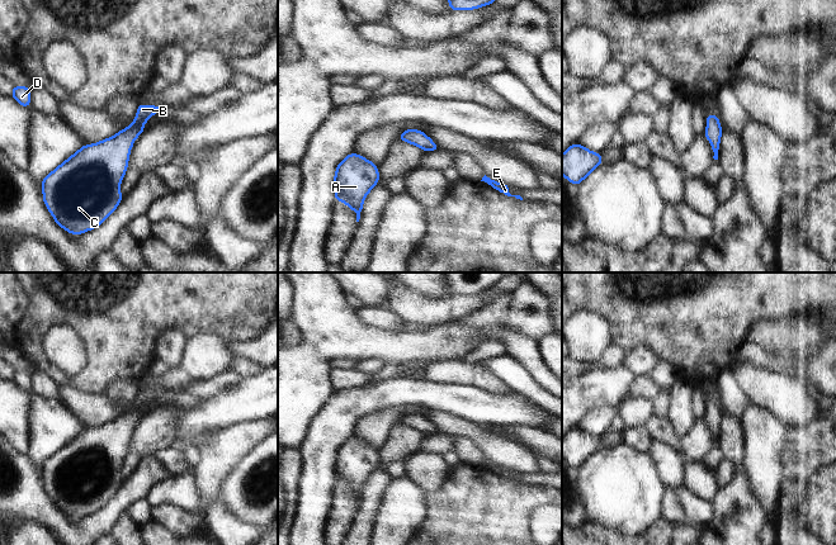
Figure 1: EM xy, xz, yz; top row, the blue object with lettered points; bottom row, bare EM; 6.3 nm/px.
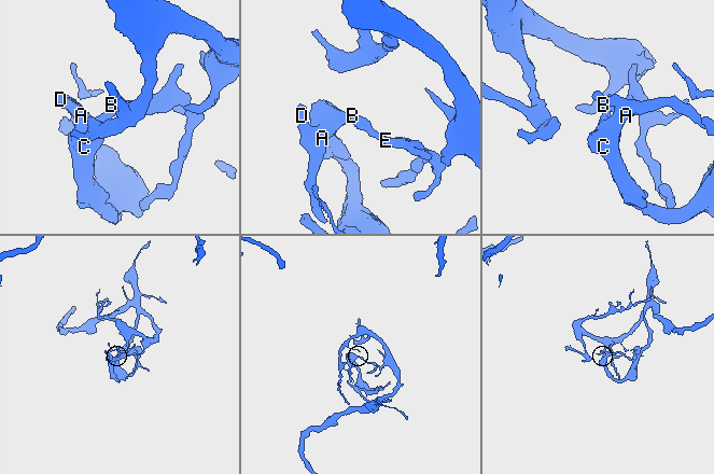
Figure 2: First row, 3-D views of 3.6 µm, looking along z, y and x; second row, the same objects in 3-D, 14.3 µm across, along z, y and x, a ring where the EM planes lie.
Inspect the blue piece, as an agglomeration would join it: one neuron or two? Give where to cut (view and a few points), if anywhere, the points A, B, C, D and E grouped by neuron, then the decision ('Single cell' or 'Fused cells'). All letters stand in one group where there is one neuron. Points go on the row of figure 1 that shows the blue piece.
No split. Groups: A B C D E. Single cell.

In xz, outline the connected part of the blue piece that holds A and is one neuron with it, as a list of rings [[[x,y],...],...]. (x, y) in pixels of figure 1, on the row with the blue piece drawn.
[[[356,153],[348,155],[335,171],[335,202],[341,200],[356,213],[360,219],[363,200],[377,185],[379,174],[377,165]]]

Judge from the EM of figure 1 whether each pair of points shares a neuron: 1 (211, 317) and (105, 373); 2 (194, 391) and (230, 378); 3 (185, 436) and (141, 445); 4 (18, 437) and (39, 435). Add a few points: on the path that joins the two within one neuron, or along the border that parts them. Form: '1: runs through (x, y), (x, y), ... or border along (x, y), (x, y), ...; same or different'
1: runs through (184, 317), (161, 317), (132, 346); same
2: runs through (203, 388), (221, 382); same
3: border along (178, 410), (174, 417), (173, 444); different
4: border along (28, 406), (28, 450), (24, 455); different

